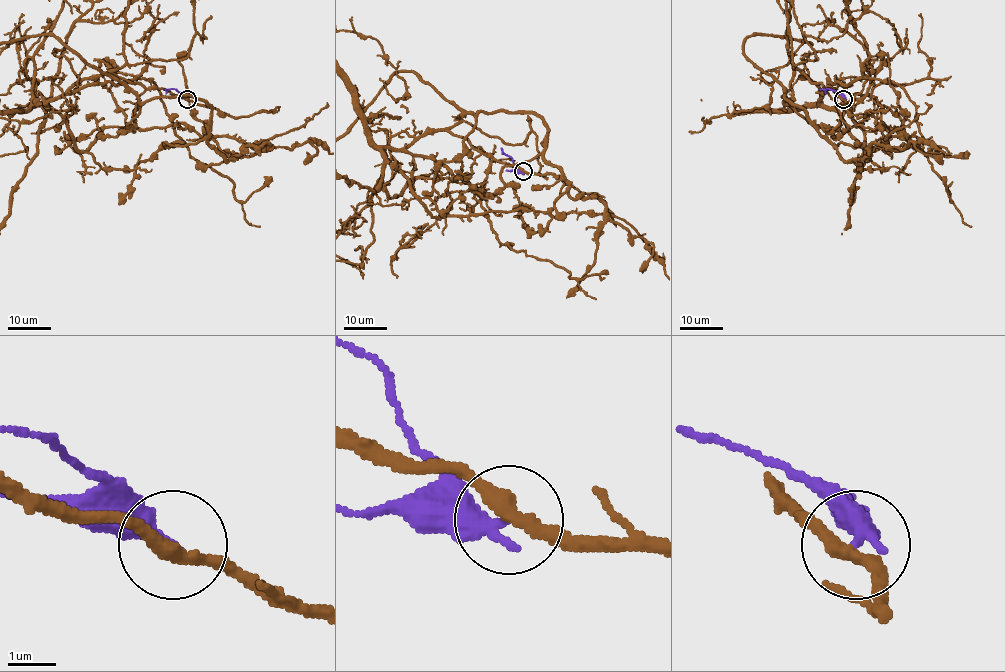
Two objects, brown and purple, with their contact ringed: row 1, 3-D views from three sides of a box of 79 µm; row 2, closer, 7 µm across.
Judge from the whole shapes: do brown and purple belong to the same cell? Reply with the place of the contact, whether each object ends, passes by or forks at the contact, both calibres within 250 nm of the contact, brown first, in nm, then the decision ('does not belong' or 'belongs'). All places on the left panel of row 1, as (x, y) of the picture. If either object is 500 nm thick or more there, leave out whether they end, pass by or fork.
place (187, 99); brown passes by; purple ends; calibres 300 and 360 nm; does not belong

